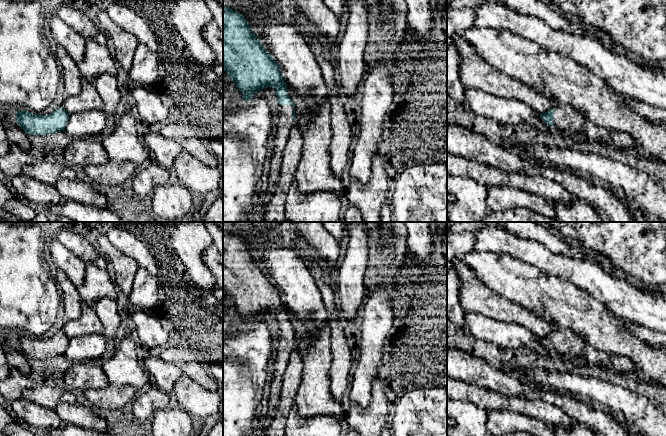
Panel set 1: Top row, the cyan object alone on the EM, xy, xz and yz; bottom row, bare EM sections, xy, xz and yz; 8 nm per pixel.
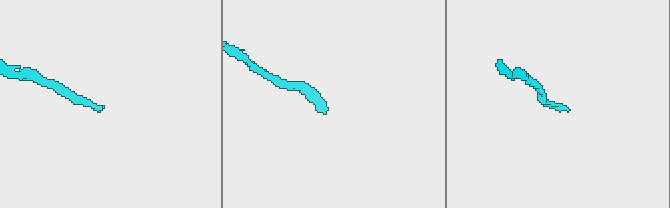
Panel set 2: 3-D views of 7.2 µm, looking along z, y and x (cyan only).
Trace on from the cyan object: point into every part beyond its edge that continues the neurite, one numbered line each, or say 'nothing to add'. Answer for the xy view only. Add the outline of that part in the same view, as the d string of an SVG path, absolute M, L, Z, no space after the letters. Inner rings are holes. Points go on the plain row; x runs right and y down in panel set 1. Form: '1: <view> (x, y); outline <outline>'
nothing to add

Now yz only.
1: yz (566, 342); outline M556 327L553 332L556 353L583 358L588 363L599 364L603 369L617 374L642 372L629 358L598 350L571 329Z

